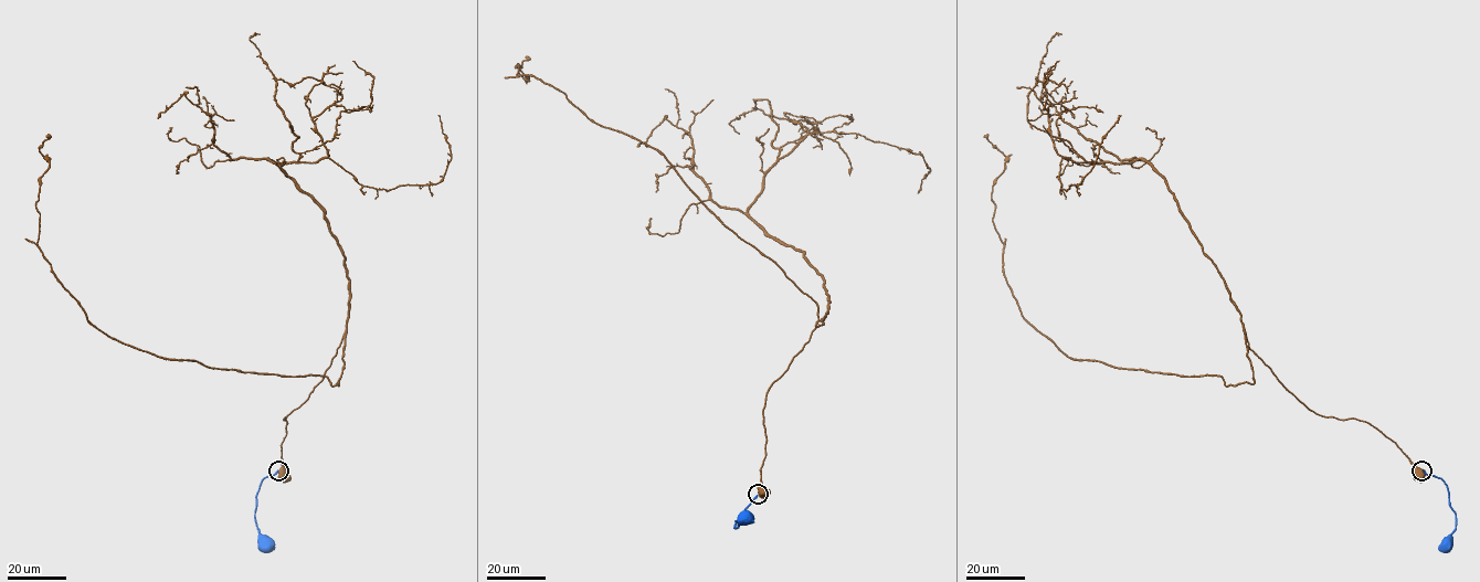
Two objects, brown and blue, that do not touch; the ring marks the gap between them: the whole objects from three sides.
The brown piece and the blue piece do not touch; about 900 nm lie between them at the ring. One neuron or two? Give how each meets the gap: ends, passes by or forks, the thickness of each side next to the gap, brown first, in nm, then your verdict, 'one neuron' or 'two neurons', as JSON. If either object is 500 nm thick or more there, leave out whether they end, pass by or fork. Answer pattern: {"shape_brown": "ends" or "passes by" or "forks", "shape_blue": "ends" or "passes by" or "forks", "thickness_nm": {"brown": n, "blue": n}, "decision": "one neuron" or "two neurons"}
{"thickness_nm": {"brown": 800, "blue": 240}, "decision": "two neurons"}

